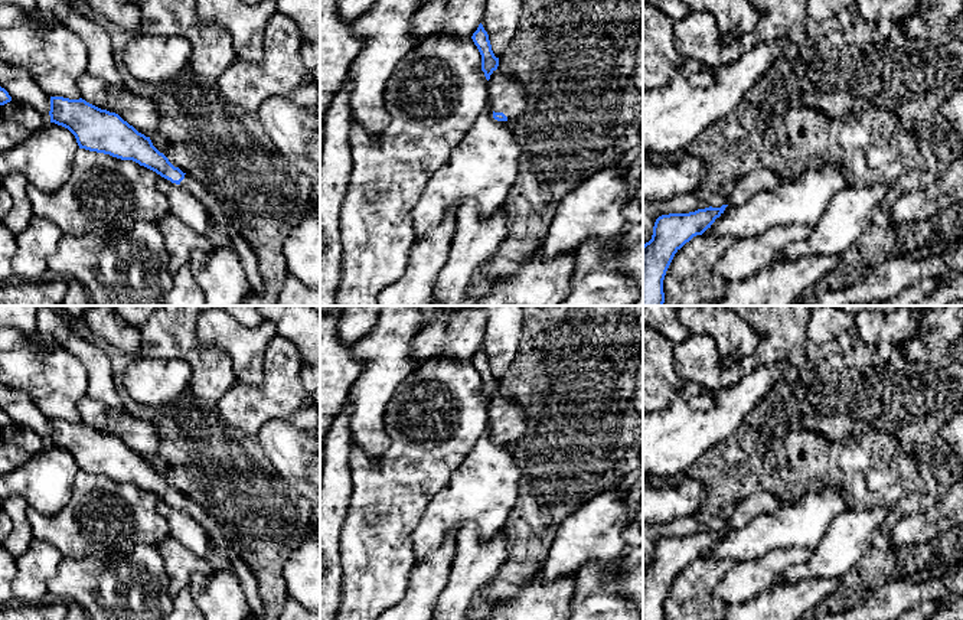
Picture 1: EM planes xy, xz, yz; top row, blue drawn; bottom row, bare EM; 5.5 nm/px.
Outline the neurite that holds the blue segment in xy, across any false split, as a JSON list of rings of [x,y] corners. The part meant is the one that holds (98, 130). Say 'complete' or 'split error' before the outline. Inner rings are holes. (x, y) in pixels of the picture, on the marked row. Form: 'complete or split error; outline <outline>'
split error; outline [[[50,97],[49,115],[50,123],[68,128],[75,136],[79,149],[110,154],[121,160],[133,160],[172,183],[193,192],[209,211],[218,226],[231,238],[234,251],[239,257],[247,275],[255,281],[254,290],[258,294],[265,291],[265,287],[257,280],[259,270],[254,251],[228,222],[221,203],[200,182],[183,173],[179,167],[174,167],[153,146],[150,137],[138,133],[118,114],[101,110],[82,98]]]

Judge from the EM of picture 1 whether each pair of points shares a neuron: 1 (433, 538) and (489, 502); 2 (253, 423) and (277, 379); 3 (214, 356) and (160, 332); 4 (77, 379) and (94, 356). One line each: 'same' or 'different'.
1: same
2: same
3: same
4: different

